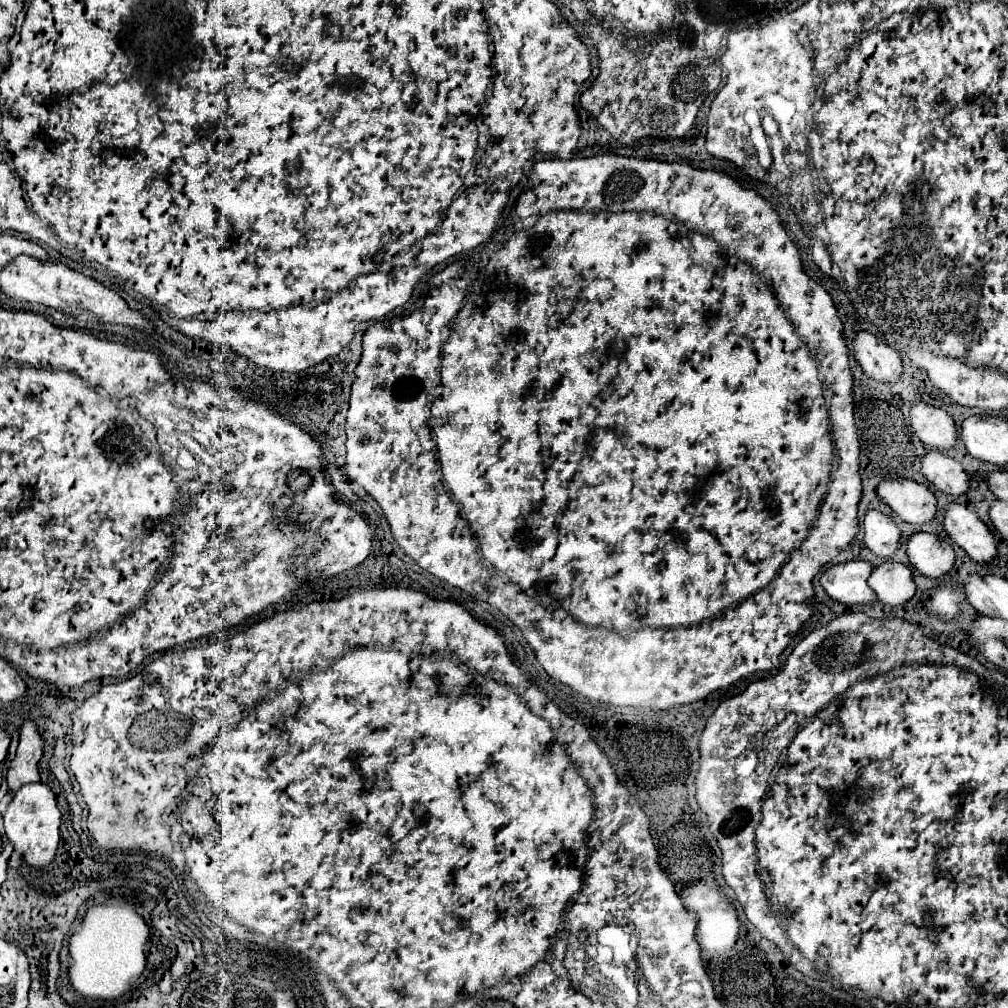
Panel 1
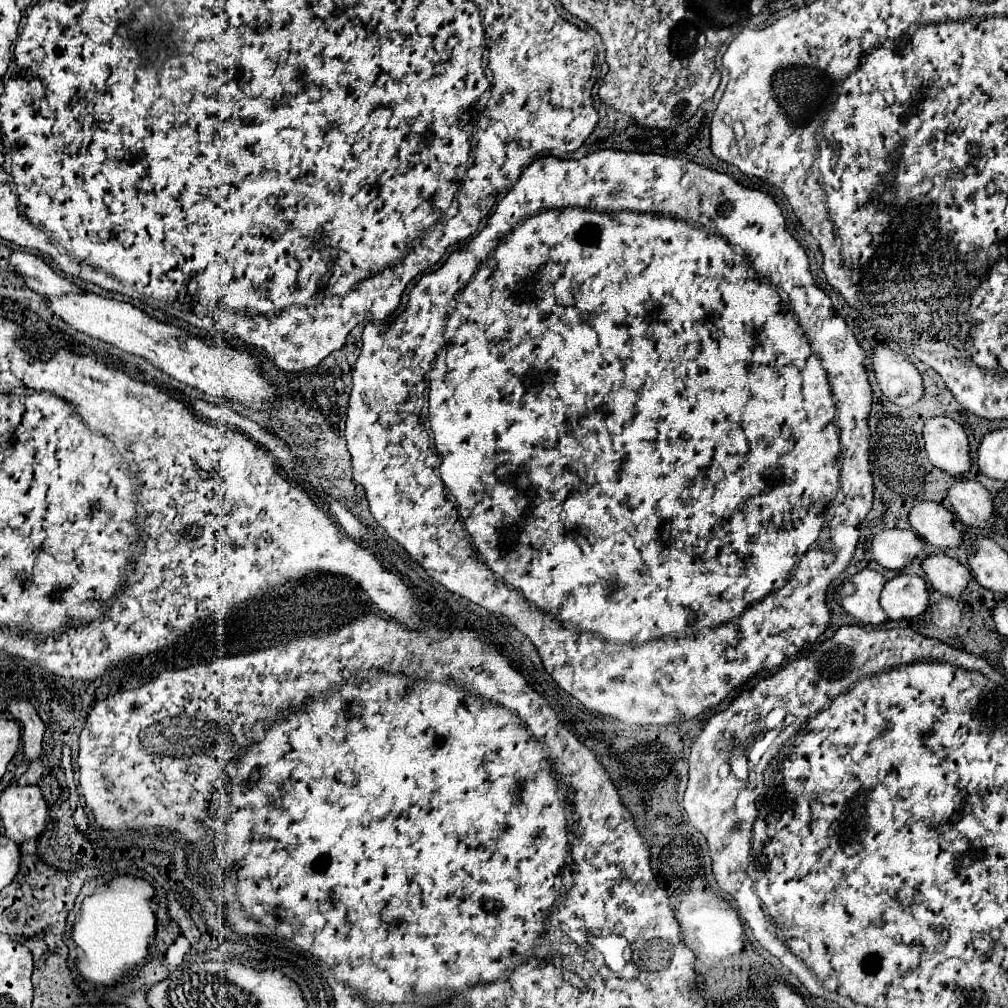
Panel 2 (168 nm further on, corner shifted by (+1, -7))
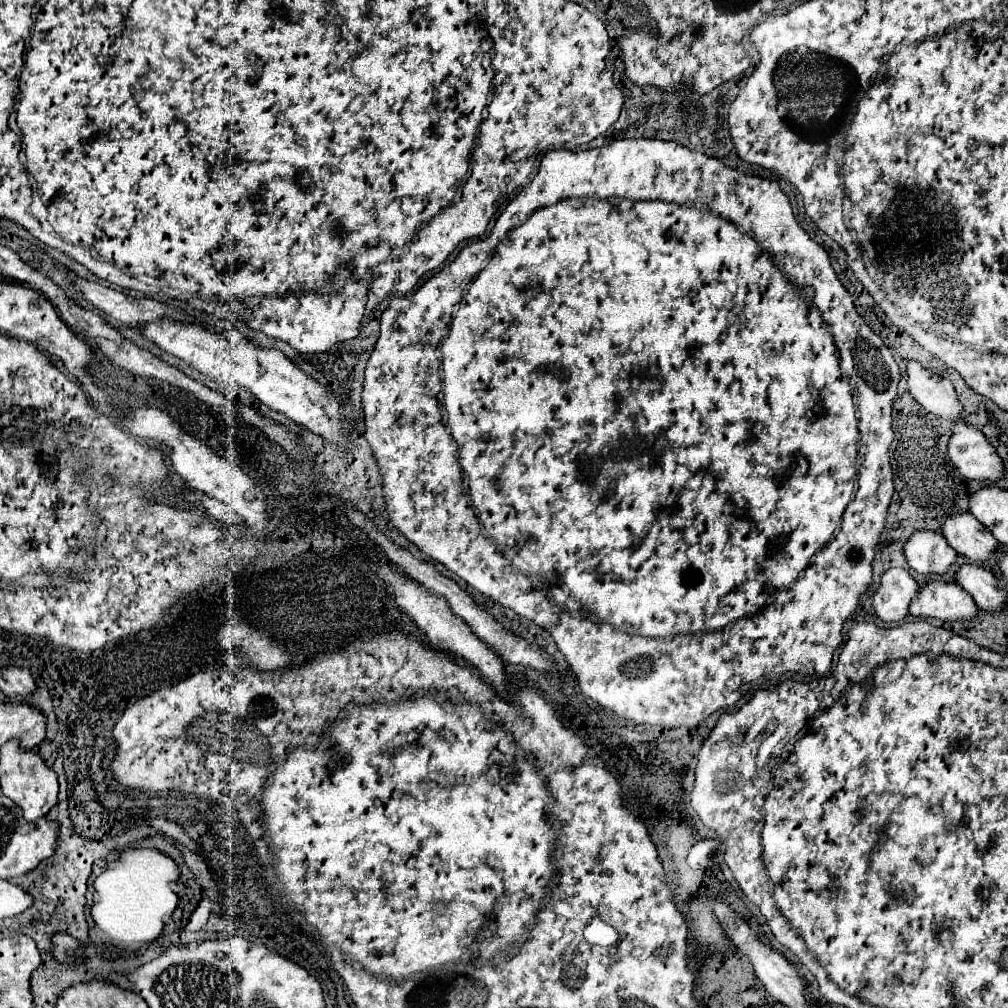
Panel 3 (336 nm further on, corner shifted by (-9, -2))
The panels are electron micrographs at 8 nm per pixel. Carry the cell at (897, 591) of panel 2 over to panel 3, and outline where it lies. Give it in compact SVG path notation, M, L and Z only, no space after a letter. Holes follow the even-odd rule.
M929 582L921 586L919 596L911 602L909 614L917 618L937 618L943 622L977 618L977 604L959 584Z

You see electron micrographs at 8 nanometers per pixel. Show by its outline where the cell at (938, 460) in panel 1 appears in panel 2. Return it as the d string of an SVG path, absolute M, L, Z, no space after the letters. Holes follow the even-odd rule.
M959 477L949 487L947 497L955 515L963 521L963 525L989 527L989 521L993 517L993 501L989 491L981 483Z

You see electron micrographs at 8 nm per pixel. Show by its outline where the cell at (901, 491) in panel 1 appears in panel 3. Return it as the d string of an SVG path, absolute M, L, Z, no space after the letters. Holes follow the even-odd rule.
M969 512L949 516L941 532L959 554L967 556L971 562L977 564L985 564L989 556L997 552L999 546L995 536L983 524L979 524L979 520L973 518Z

